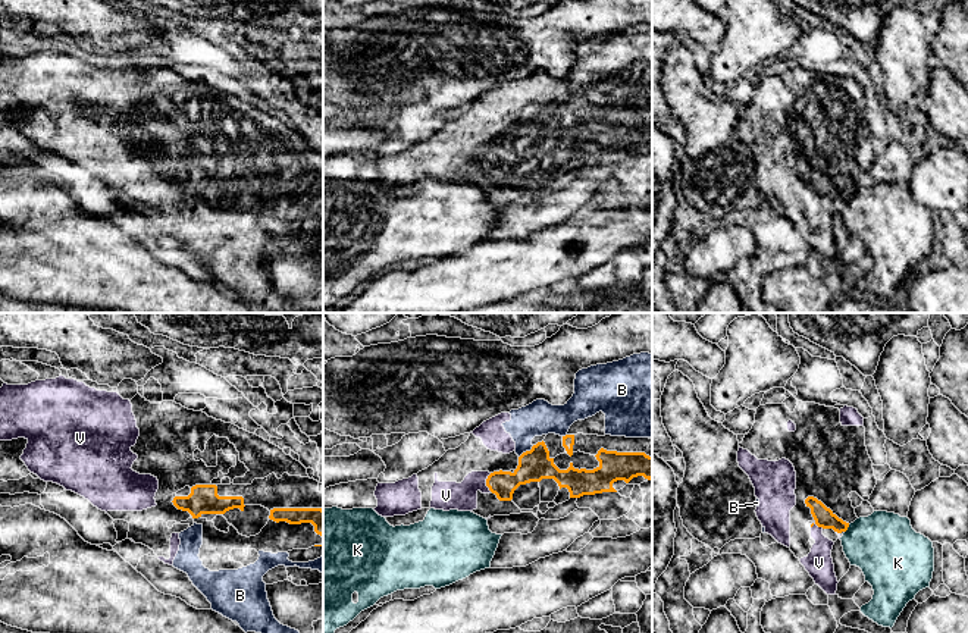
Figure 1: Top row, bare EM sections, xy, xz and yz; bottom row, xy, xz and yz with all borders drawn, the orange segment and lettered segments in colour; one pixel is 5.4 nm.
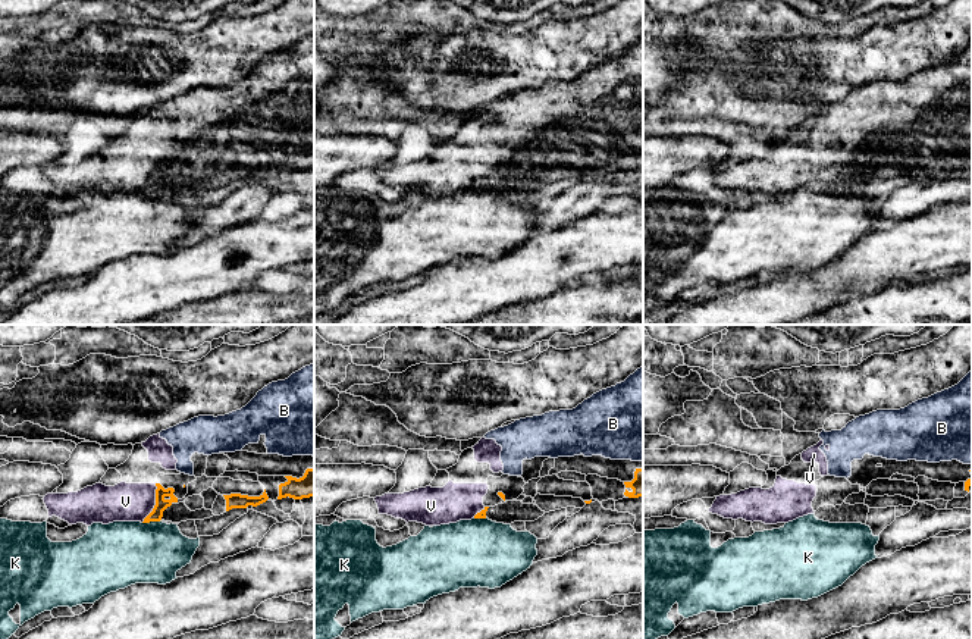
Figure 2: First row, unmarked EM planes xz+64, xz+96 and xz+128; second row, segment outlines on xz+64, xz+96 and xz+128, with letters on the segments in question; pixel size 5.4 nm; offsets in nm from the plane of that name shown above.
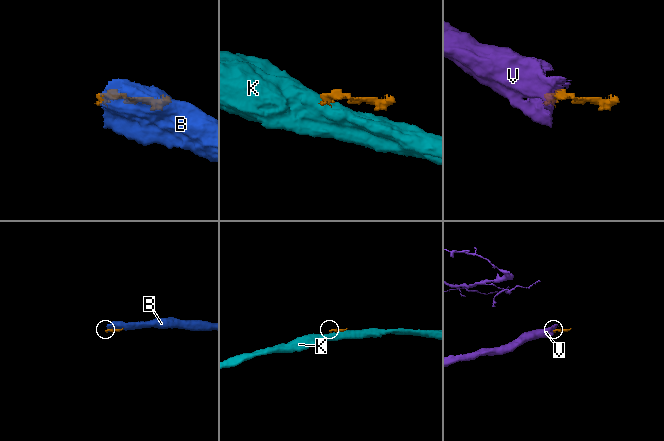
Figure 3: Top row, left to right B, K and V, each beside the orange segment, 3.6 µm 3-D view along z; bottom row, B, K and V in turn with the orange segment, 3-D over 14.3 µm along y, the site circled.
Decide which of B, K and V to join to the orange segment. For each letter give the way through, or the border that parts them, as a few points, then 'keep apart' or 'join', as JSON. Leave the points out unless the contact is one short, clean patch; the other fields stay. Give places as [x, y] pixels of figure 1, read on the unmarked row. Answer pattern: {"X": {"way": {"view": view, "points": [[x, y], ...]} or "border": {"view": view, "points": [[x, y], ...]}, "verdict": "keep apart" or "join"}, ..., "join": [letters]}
{"B": {"verdict": "join"}, "K": {"border": {"view": "yz", "points": [[849, 196], [845, 203]]}, "verdict": "keep apart"}, "V": {"verdict": "join"}, "join": ["B", "V"]}

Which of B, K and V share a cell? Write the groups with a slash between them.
B V / K

